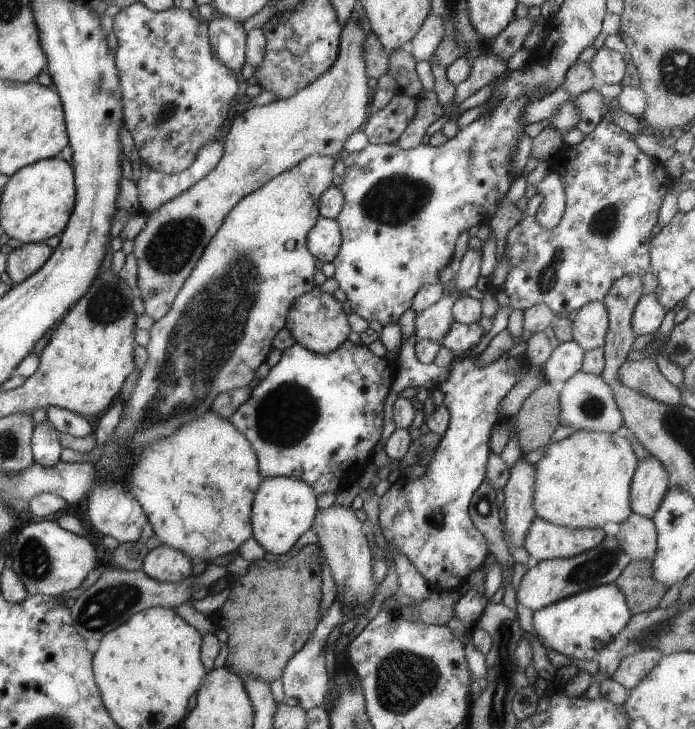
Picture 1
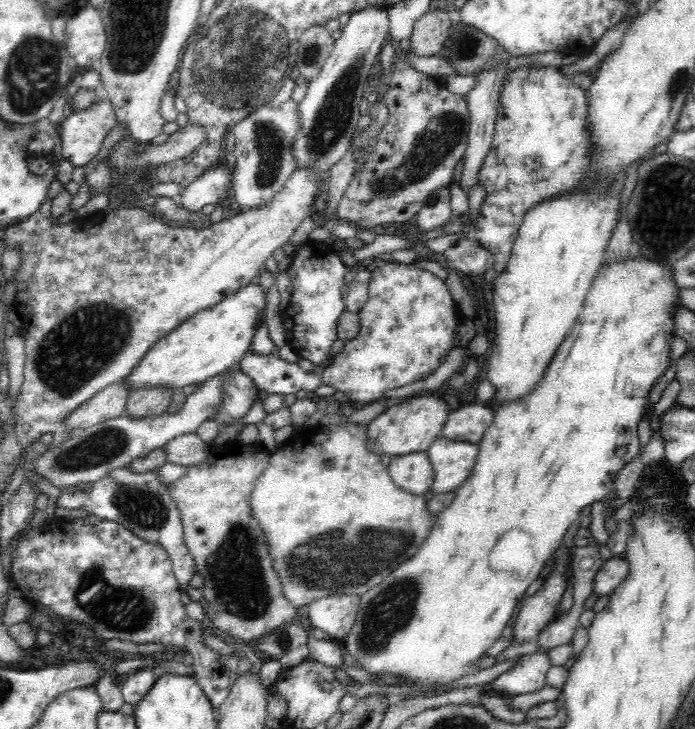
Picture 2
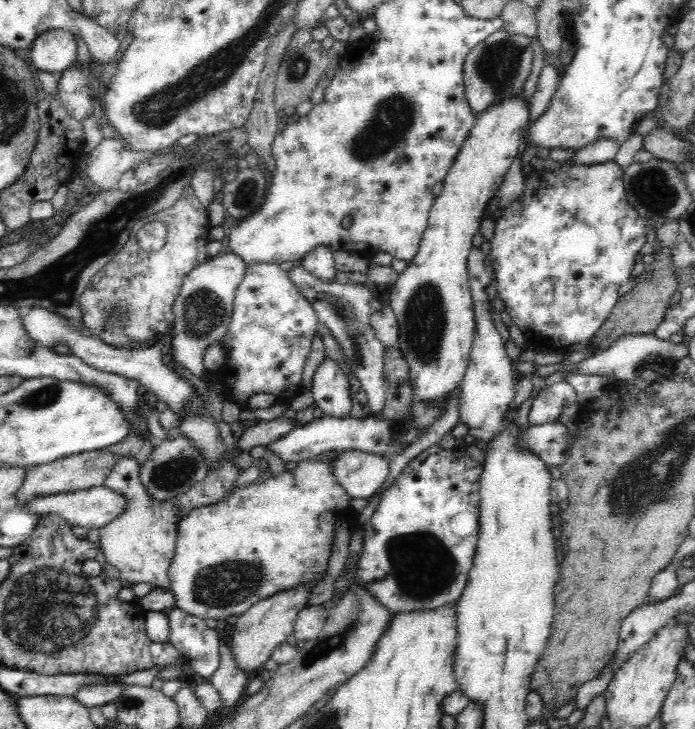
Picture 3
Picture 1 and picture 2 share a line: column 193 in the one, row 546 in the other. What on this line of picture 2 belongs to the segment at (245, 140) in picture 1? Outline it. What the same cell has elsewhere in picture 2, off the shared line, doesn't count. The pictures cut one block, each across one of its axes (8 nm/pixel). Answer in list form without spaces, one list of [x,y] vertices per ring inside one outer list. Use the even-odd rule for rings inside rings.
[[[226,437],[220,444],[212,446],[207,452],[205,458],[196,465],[188,466],[186,472],[174,481],[170,487],[170,495],[172,495],[172,502],[176,504],[180,521],[182,522],[182,531],[184,532],[184,547],[188,551],[189,556],[193,560],[193,571],[203,580],[202,584],[202,599],[200,605],[204,610],[204,615],[208,617],[211,622],[212,631],[226,632],[229,636],[233,636],[235,639],[243,641],[255,641],[266,634],[270,634],[272,630],[278,630],[285,624],[290,624],[294,616],[296,616],[297,610],[284,599],[284,595],[280,593],[280,583],[276,576],[276,571],[272,570],[271,558],[268,556],[266,547],[266,541],[264,541],[264,535],[260,531],[260,527],[256,525],[256,521],[251,517],[252,511],[250,511],[250,494],[254,490],[254,484],[256,484],[257,478],[266,470],[268,466],[269,455],[268,452],[259,443],[247,444],[246,442],[240,442],[238,440],[232,440]]]

